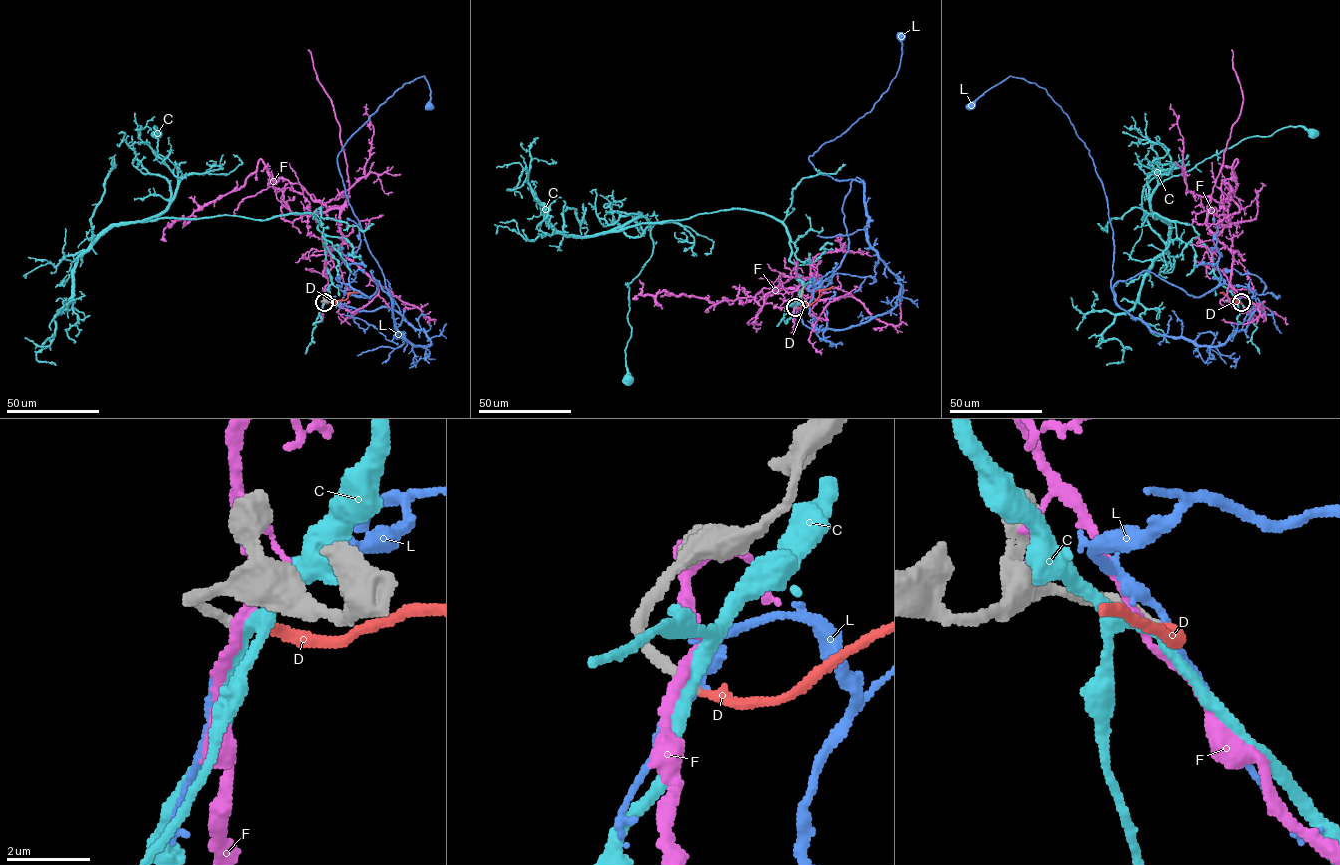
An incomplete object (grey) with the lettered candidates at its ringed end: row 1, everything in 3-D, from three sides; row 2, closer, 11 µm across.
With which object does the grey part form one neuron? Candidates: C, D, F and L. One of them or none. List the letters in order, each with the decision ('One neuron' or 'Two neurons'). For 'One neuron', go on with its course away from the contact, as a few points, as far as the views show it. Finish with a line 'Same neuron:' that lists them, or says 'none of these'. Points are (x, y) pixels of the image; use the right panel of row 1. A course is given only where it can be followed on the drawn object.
C: Two neurons
D: One neuron. Its course: (1241, 302), (1220, 293)
F: Two neurons
L: Two neurons
Same neuron: D

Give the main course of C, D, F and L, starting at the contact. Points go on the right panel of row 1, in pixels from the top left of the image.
C: (1240, 302), (1192, 225), (1142, 219), (1163, 221), (1153, 190), (1249, 137), (1313, 133)
D: (1241, 302), (1220, 293)
F: (1240, 302), (1213, 266), (1224, 244), (1207, 215), (1227, 197), (1236, 159), (1224, 211), (1231, 241)
L: (1241, 302), (1263, 311), (1211, 346), (1129, 315), (1111, 290), (1102, 182), (1068, 117), (1010, 76), (971, 106)

